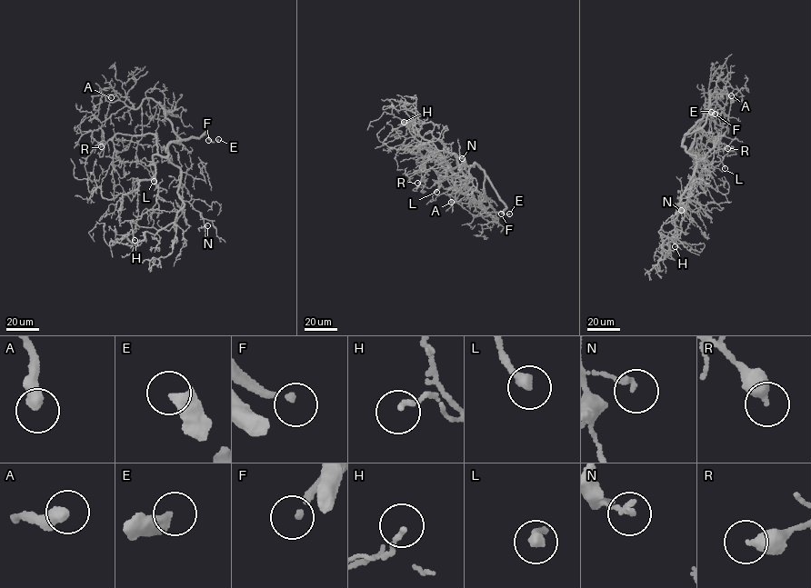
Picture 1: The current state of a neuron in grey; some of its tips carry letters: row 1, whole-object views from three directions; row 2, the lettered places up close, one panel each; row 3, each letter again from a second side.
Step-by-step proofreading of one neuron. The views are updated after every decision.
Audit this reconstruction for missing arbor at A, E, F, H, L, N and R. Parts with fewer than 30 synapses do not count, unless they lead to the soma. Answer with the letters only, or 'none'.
E, F

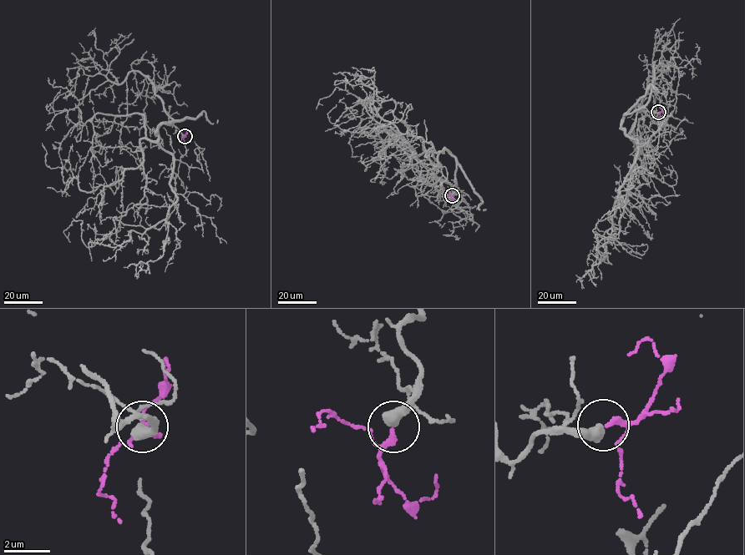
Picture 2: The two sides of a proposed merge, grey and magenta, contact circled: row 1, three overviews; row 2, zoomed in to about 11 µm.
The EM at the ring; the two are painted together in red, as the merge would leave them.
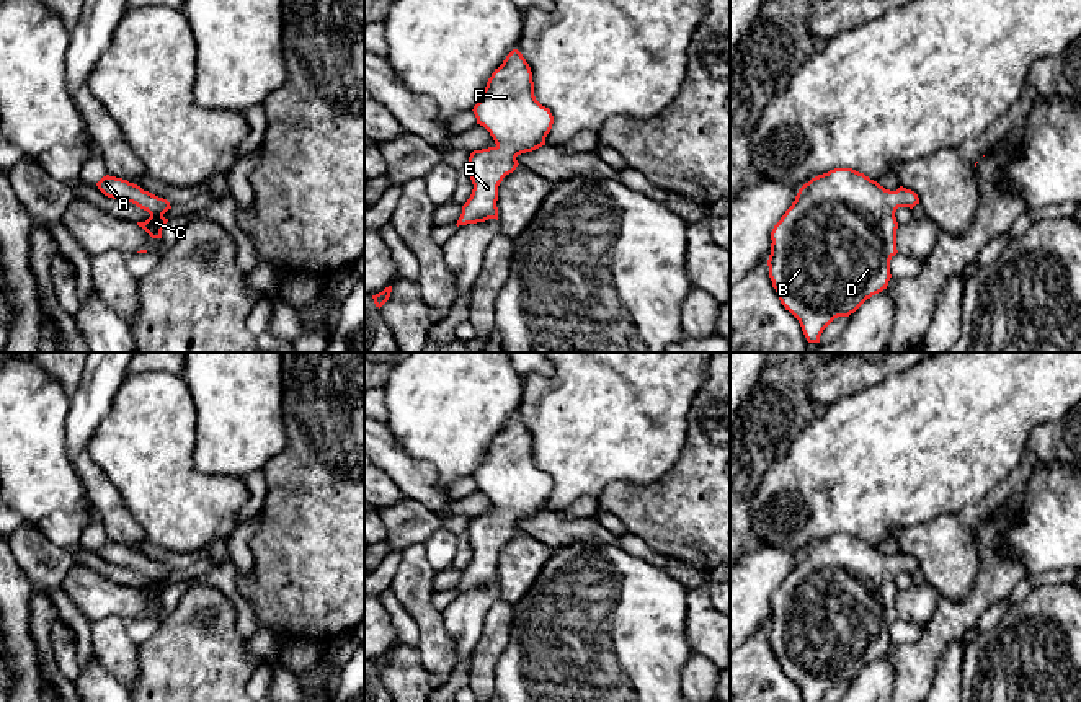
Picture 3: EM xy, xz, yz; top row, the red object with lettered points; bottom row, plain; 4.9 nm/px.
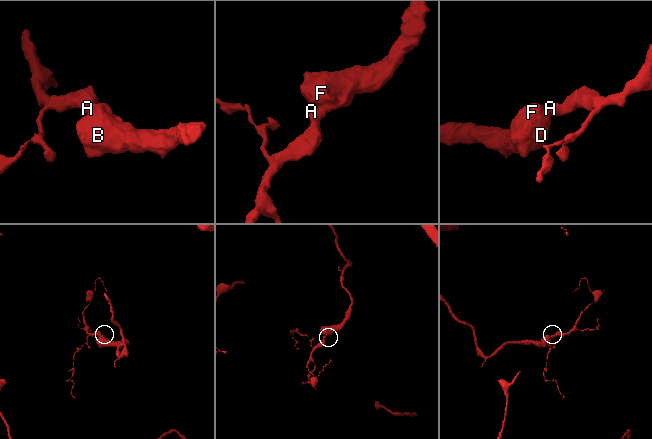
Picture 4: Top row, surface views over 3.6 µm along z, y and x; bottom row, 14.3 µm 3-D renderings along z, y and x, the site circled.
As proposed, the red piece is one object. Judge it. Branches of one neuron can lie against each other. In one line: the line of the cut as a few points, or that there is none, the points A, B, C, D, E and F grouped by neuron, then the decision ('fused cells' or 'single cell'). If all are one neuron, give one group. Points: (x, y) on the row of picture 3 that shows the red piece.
no cut; A B C D E F; single cell

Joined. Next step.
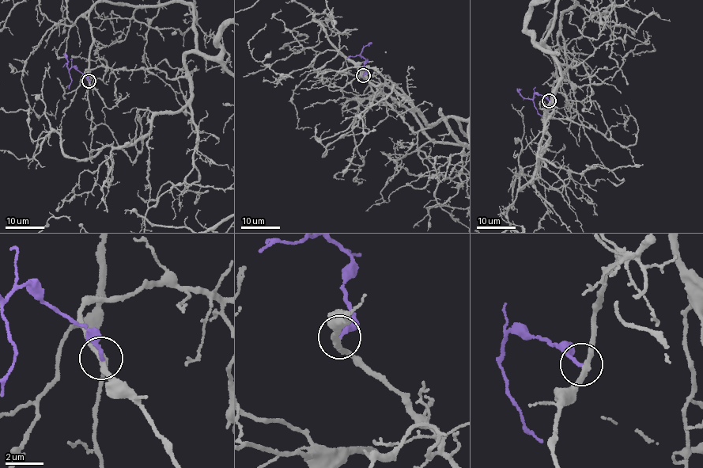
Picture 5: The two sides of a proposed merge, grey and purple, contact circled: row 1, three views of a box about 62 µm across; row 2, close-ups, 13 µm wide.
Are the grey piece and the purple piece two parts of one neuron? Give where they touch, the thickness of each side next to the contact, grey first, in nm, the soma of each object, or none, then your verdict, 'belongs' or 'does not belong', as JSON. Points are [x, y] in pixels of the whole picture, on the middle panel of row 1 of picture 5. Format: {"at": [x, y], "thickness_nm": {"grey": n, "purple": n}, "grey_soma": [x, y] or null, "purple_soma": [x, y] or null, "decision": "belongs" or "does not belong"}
{"at": [363, 75], "thickness_nm": {"grey": 240, "purple": 170}, "grey_soma": null, "purple_soma": null, "decision": "belongs"}

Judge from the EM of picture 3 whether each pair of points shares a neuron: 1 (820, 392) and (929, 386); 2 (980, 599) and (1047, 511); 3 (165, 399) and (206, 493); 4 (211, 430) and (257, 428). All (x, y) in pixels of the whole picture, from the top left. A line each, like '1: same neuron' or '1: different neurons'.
1: different neurons
2: different neurons
3: same neuron
4: same neuron

